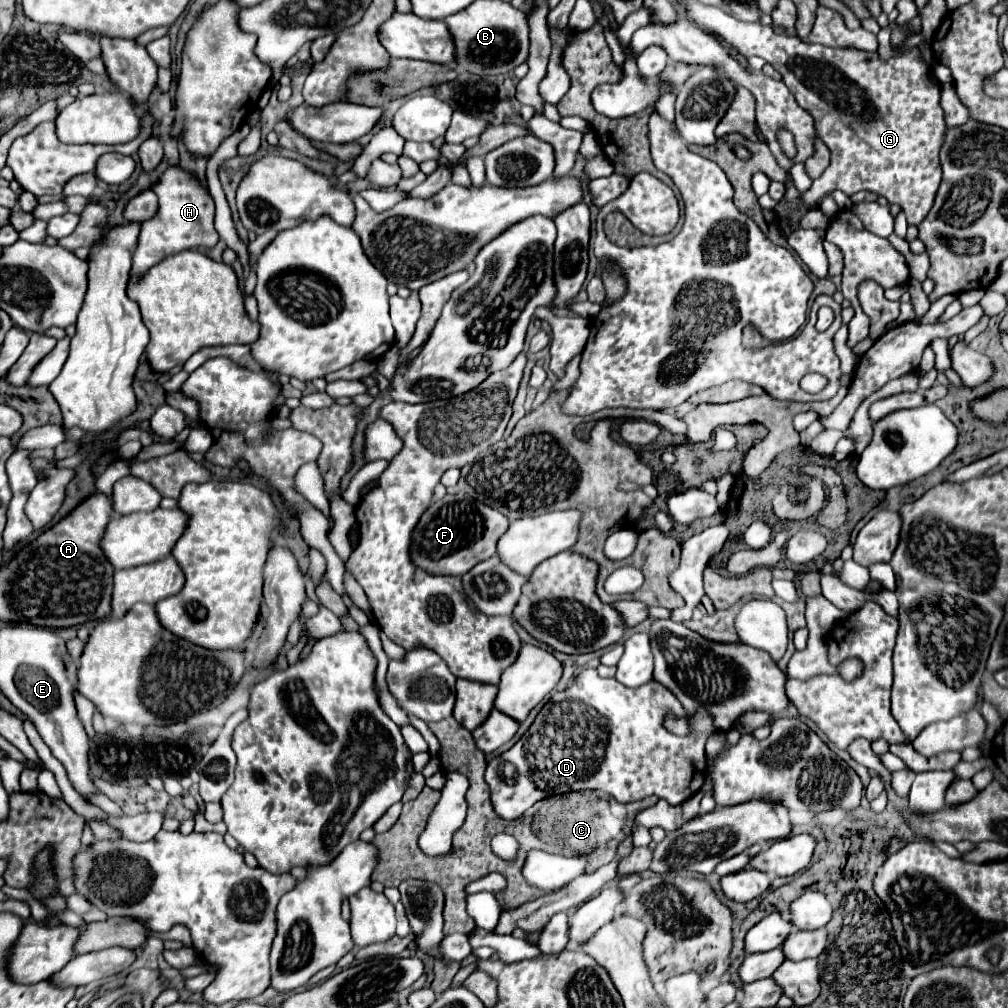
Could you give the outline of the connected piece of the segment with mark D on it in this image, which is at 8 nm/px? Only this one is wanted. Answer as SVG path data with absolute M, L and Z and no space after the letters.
M595 668L581 670L567 690L551 696L535 722L511 750L489 760L487 784L491 788L491 802L495 812L505 820L515 820L537 800L543 800L551 794L565 794L569 790L601 790L611 794L621 804L637 802L651 794L665 798L671 804L683 804L699 790L699 782L707 774L705 740L715 730L707 712L701 710L691 716L693 732L683 740L663 726L667 712L675 716L685 714L679 700L655 680L639 688L625 688L615 678L601 678Z

